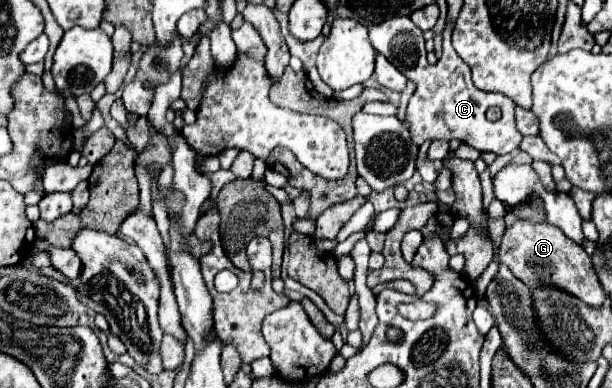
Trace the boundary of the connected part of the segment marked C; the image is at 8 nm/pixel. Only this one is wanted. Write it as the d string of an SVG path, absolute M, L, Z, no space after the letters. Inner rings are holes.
M395 17L371 25L369 39L375 51L383 53L407 79L415 81L415 93L409 99L407 115L405 115L405 123L409 127L409 135L413 143L421 145L433 139L461 139L463 143L475 147L477 151L493 151L495 155L511 153L513 149L519 147L523 135L515 127L515 117L513 117L515 103L505 95L479 91L473 85L471 69L467 67L467 63L463 63L463 59L459 59L459 55L451 47L449 27L445 27L443 33L443 55L433 67L425 57L423 31L409 17ZM491 105L497 105L503 111L503 117L495 123L485 117L485 111Z

